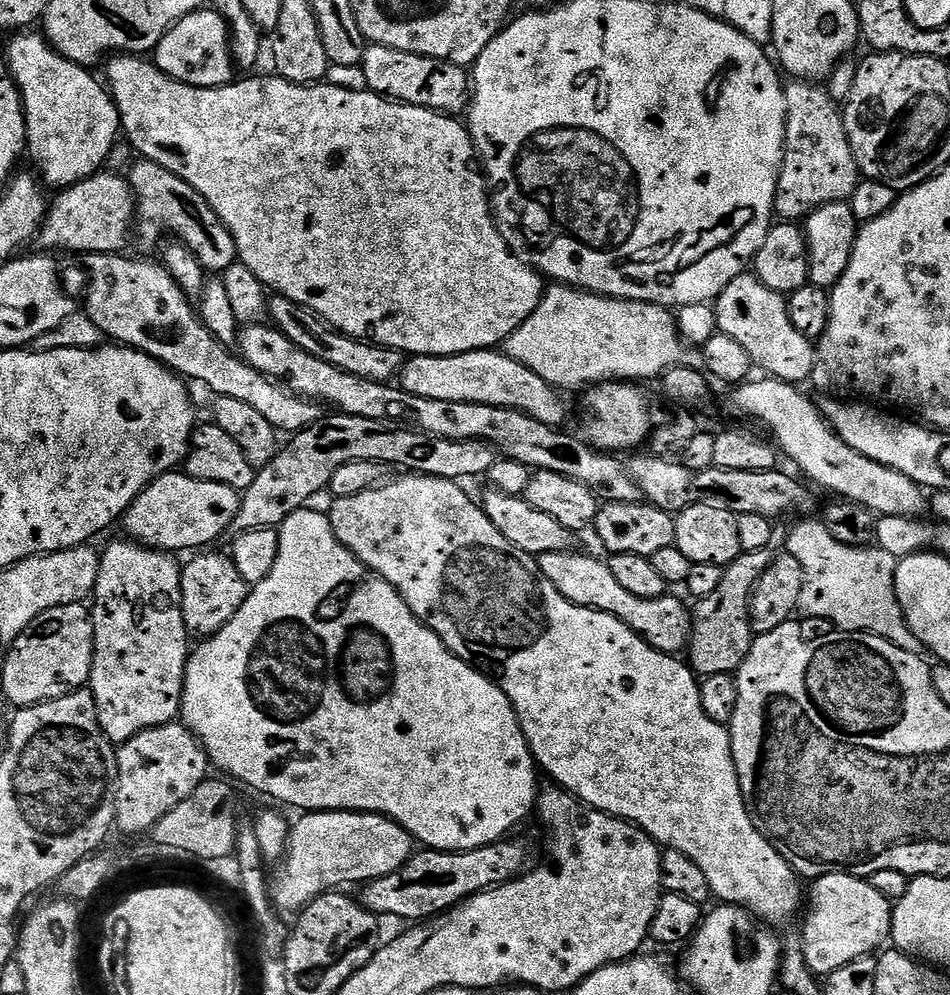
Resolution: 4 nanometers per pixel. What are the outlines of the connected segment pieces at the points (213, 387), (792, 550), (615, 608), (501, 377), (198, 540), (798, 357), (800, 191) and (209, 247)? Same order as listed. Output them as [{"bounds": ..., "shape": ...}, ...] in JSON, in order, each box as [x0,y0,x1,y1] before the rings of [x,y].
[{"bounds":[82,252,325,434],"shape":[[[93,252],[85,255],[83,260],[88,267],[89,284],[88,297],[85,298],[84,304],[82,300],[82,308],[90,322],[94,322],[94,326],[98,326],[109,341],[125,348],[137,348],[139,352],[145,352],[147,356],[152,356],[172,369],[177,376],[205,384],[212,391],[213,397],[229,396],[238,398],[238,402],[246,402],[246,406],[254,406],[254,410],[258,410],[258,414],[262,414],[266,422],[276,427],[277,433],[295,434],[324,419],[325,409],[317,401],[307,400],[285,388],[271,376],[262,375],[250,367],[231,347],[223,345],[203,324],[193,301],[180,289],[178,282],[174,282],[174,278],[159,259],[131,260],[128,254],[119,252]]]},{"bounds":[786,518,926,656],"shape":[[[804,518],[801,524],[792,528],[788,536],[786,551],[802,565],[802,598],[799,611],[813,616],[816,620],[829,620],[829,625],[835,626],[842,632],[871,632],[873,636],[881,636],[889,640],[894,646],[906,650],[915,656],[924,656],[926,649],[920,639],[910,631],[904,623],[904,611],[896,603],[896,565],[897,560],[886,550],[875,546],[855,548],[846,546],[826,530],[826,526],[819,519]]]},{"bounds":[538,551,692,654],"shape":[[[580,551],[542,554],[538,558],[540,572],[550,578],[550,582],[554,582],[554,590],[558,590],[562,598],[583,608],[608,612],[659,652],[680,654],[687,649],[688,641],[692,639],[692,613],[689,605],[684,605],[678,597],[672,596],[673,594],[658,598],[638,598],[635,594],[629,594],[614,578],[614,574],[610,574],[610,566],[603,559],[587,556]]]},{"bounds":[398,349,568,428],"shape":[[[484,349],[482,351],[463,352],[460,355],[409,357],[401,369],[398,382],[404,391],[412,393],[416,397],[434,398],[434,402],[474,402],[475,404],[489,404],[499,408],[517,408],[530,418],[534,418],[551,428],[560,428],[563,425],[563,420],[568,416],[568,404],[556,388],[539,377],[534,370],[530,370],[529,367],[508,357],[500,350]]]},{"bounds":[122,470,241,554],"shape":[[[173,470],[165,474],[164,476],[159,476],[158,479],[154,481],[150,486],[146,486],[142,490],[142,494],[138,494],[138,498],[134,498],[134,502],[132,505],[128,507],[126,511],[124,511],[124,515],[122,517],[122,525],[124,524],[124,528],[129,537],[135,540],[137,544],[144,545],[145,548],[154,548],[157,550],[163,550],[169,554],[181,554],[180,552],[184,552],[187,548],[196,548],[192,550],[200,550],[205,546],[212,546],[216,539],[219,538],[220,535],[225,531],[226,533],[231,529],[232,523],[234,522],[234,518],[238,514],[238,510],[240,509],[240,498],[241,493],[237,491],[237,489],[231,488],[230,486],[226,486],[222,482],[206,482],[205,480],[199,480],[198,478],[194,478],[193,476],[189,476],[180,470]]]},{"bounds":[714,274,816,386],"shape":[[[745,274],[734,278],[734,282],[722,290],[714,307],[718,331],[739,342],[746,354],[750,354],[753,365],[764,371],[761,373],[797,386],[803,385],[803,380],[804,383],[811,381],[816,344],[794,330],[785,293],[770,290],[755,274]]]},{"bounds":[774,80,862,222],"shape":[[[796,80],[785,87],[784,97],[788,117],[774,212],[781,221],[800,222],[814,208],[851,201],[862,173],[848,141],[841,109],[830,98],[827,87]]]},{"bounds":[126,158,237,274],"shape":[[[143,158],[137,161],[136,165],[131,165],[132,173],[127,173],[126,179],[136,195],[134,220],[138,228],[140,224],[141,238],[152,244],[172,231],[176,235],[173,237],[187,245],[201,266],[212,274],[222,274],[229,266],[237,263],[234,238],[215,210],[208,205],[206,198],[202,198],[202,194],[198,194],[198,190],[194,190],[194,186],[190,186],[181,176],[174,175],[154,161]]]}]

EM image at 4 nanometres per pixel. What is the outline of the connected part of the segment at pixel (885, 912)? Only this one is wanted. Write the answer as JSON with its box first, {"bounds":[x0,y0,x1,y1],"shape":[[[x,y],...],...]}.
{"bounds":[800,872,894,976],"shape":[[[839,872],[819,876],[811,884],[810,906],[800,947],[807,965],[817,976],[827,976],[860,957],[875,953],[876,948],[889,939],[894,906],[873,888],[871,881]]]}

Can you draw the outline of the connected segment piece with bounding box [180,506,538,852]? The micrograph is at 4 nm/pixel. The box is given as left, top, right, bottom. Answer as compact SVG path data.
M312 506L299 508L294 514L290 514L285 518L284 523L278 529L280 533L280 541L278 542L278 562L274 562L274 570L270 570L270 574L262 582L258 582L249 591L246 602L242 602L242 610L238 610L238 614L234 614L234 618L230 618L230 622L226 622L226 626L222 626L222 630L215 632L213 636L201 639L200 645L191 649L188 665L186 666L186 674L184 675L184 697L182 698L182 706L180 707L180 716L185 727L200 741L200 745L204 747L213 769L221 768L233 781L245 780L250 787L256 792L265 792L268 796L273 796L281 805L289 804L292 808L304 808L305 813L310 812L377 812L379 816L388 816L394 822L402 825L408 833L411 834L413 841L420 840L425 849L435 850L437 852L465 852L466 850L474 850L481 848L487 844L496 844L500 840L505 839L509 835L511 828L516 828L536 807L538 799L538 787L536 788L536 772L538 773L538 765L536 759L532 756L532 751L528 748L526 738L520 729L520 723L516 717L514 706L506 698L506 694L500 689L499 683L495 679L489 678L479 668L474 668L465 660L460 660L453 652L447 648L443 642L433 634L432 629L417 618L410 610L410 606L406 606L406 602L400 597L400 592L394 586L390 586L390 582L386 582L376 572L371 572L364 563L356 557L354 553L346 547L346 545L336 537L336 531L332 529L331 515L315 512Z

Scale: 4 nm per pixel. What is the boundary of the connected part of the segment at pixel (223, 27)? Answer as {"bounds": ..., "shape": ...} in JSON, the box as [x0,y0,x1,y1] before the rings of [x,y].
{"bounds":[154,6,233,88],"shape":[[[208,6],[197,8],[195,12],[186,14],[186,18],[182,18],[173,28],[168,29],[162,42],[158,42],[154,50],[154,63],[170,78],[195,88],[221,88],[223,84],[233,83],[232,33],[228,27],[228,21]]]}

